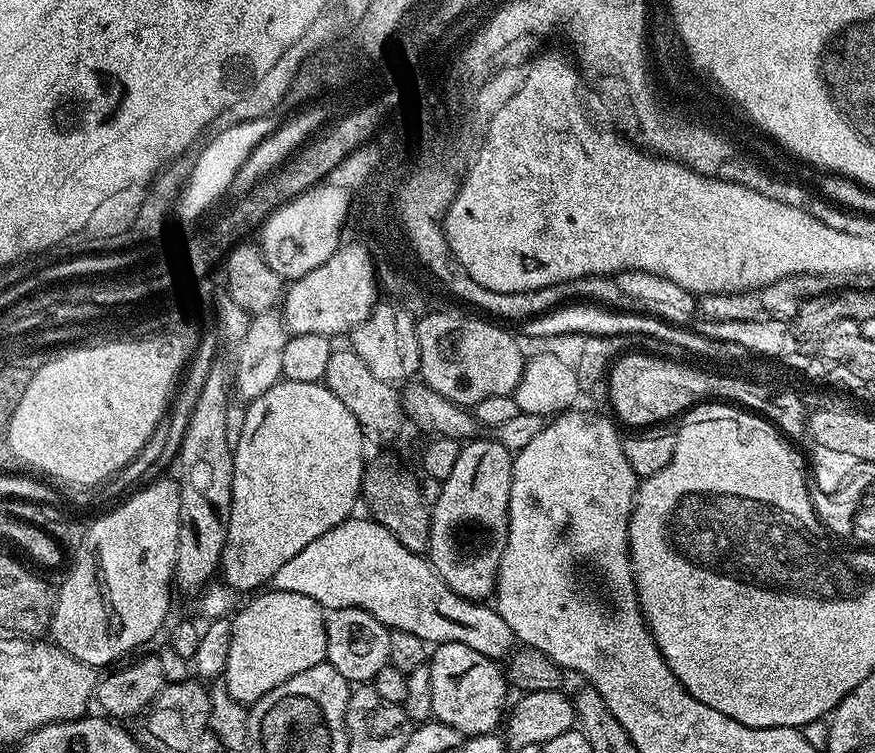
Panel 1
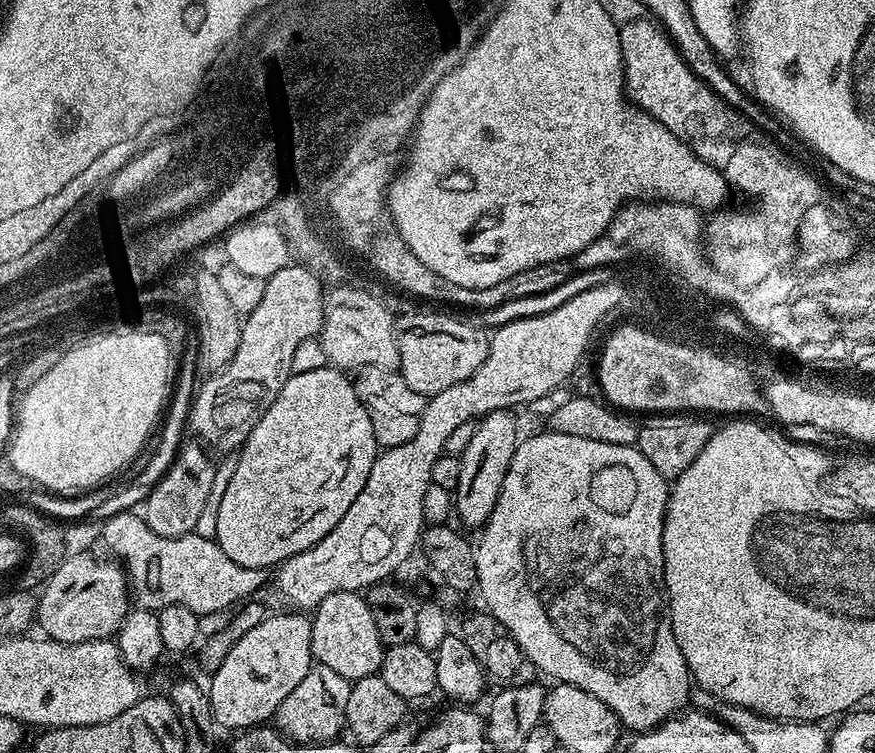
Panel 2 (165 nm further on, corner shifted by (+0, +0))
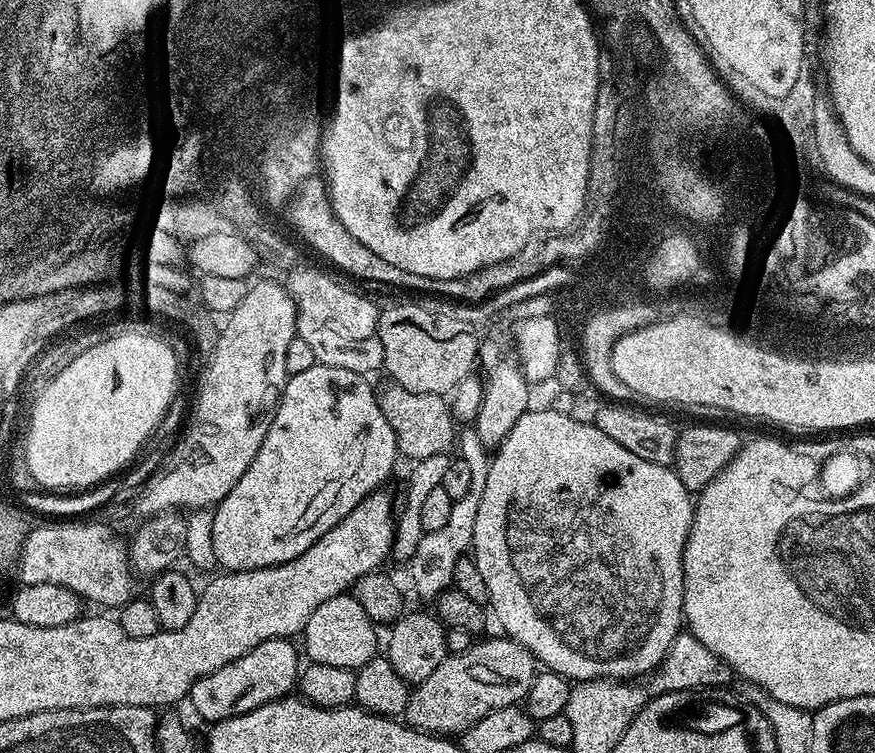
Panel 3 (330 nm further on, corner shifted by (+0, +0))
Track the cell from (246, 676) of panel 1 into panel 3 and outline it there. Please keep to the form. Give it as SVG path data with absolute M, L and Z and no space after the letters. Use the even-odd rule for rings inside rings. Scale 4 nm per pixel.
M288 638L267 640L242 654L242 658L234 658L234 662L222 666L222 670L206 674L192 687L190 701L193 710L207 722L219 722L250 714L250 710L258 710L258 706L285 699L291 693L288 691L297 687L298 673L302 668L297 645L295 648L292 644L295 643Z

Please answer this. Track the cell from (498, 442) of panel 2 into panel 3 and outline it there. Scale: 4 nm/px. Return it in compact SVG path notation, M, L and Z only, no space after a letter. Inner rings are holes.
M492 336L483 341L480 346L479 363L484 364L484 397L478 410L474 427L478 438L488 450L499 448L500 444L514 430L518 418L530 408L530 381L524 376L524 369L511 345L506 346L500 336Z

